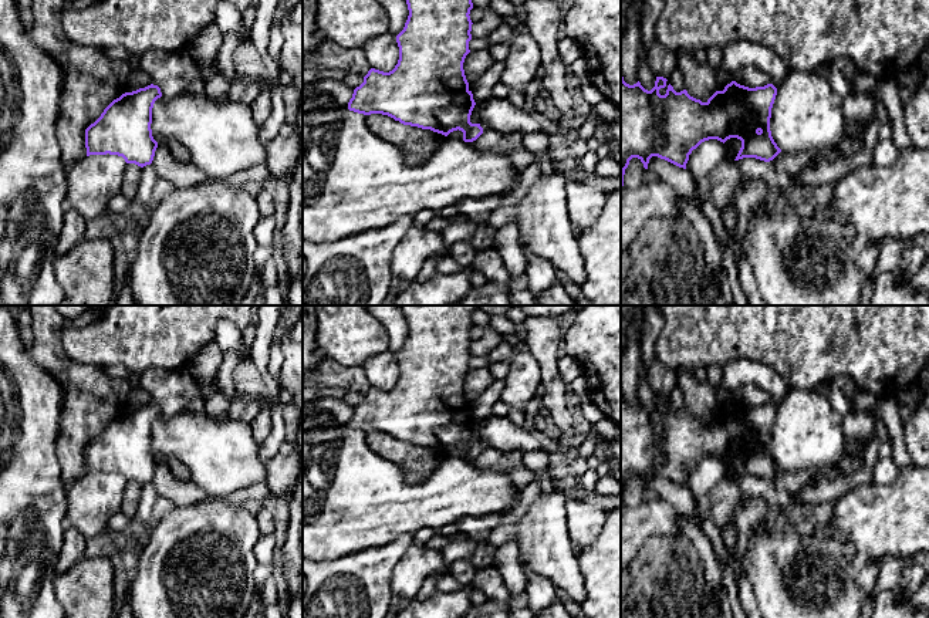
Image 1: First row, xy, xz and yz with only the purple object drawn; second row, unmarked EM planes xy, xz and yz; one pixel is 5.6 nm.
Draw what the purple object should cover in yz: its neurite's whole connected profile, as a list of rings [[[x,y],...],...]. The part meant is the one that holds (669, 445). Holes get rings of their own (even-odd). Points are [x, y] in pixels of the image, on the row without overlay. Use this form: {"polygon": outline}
{"polygon": [[[621,391],[621,506],[632,476],[638,476],[645,487],[652,475],[686,487],[692,469],[709,457],[723,462],[730,456],[740,457],[741,466],[734,479],[756,476],[770,480],[781,470],[770,449],[771,426],[777,413],[773,402],[749,406],[732,399],[723,409],[716,409],[702,421],[686,408],[676,411],[666,399],[656,395],[655,405],[648,409],[639,399],[634,403],[626,402]]]}

